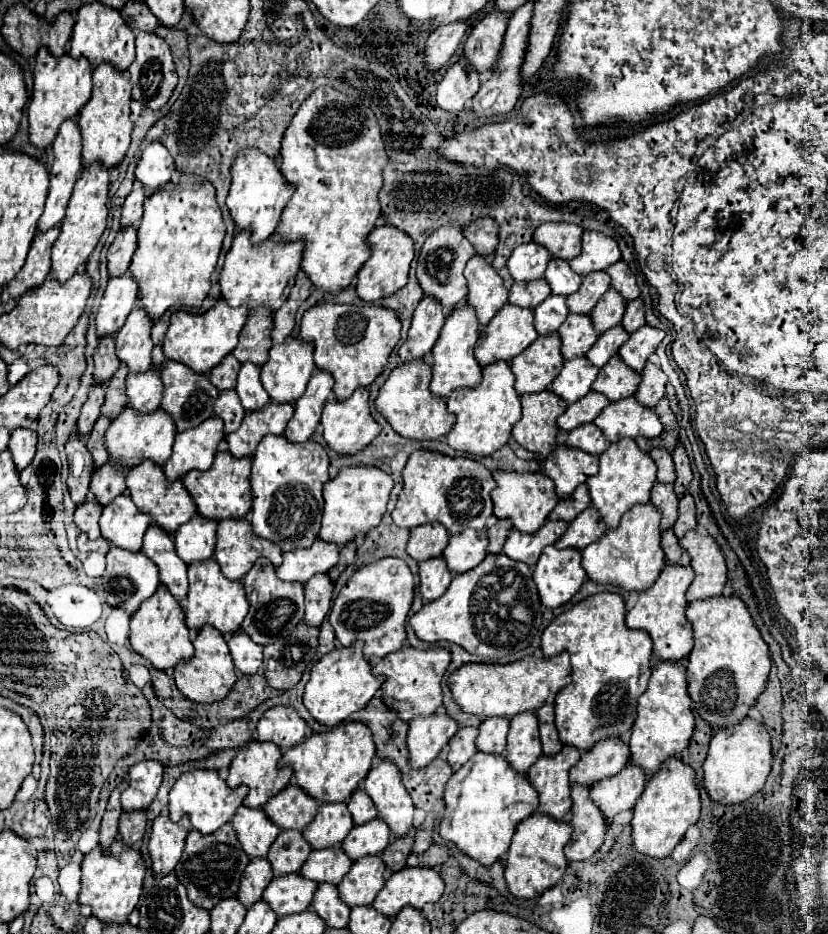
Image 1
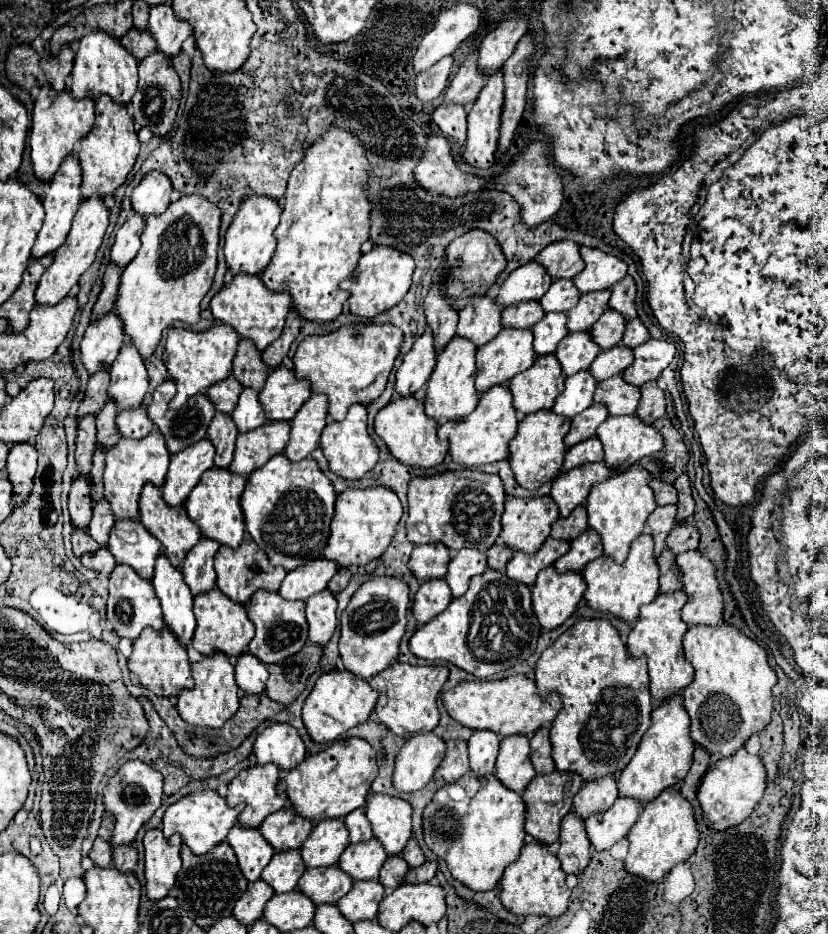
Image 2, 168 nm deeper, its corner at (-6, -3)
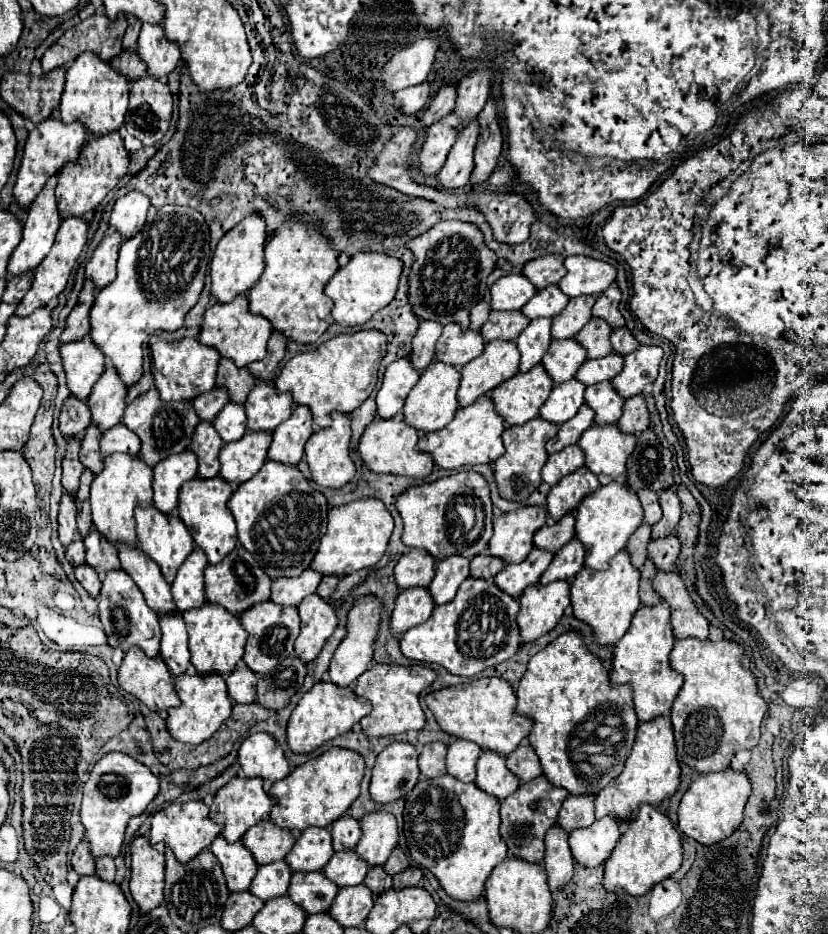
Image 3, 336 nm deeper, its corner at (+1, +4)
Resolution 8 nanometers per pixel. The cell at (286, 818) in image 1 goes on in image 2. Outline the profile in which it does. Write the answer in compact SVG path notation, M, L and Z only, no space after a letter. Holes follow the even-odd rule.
M283 808L263 820L259 832L263 838L273 846L275 852L283 850L297 850L301 848L303 840L309 836L313 824L295 816L293 808Z

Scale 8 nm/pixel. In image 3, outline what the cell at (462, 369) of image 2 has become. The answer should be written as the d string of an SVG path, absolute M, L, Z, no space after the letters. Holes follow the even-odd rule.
M432 361L420 375L420 381L410 391L404 405L404 419L418 431L430 433L446 427L458 409L458 387L460 387L460 369L442 361Z

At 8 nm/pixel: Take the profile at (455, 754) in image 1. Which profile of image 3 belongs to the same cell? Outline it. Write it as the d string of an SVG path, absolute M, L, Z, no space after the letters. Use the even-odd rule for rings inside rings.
M442 741L426 743L418 757L418 767L426 777L442 777L446 773L446 753L448 745Z

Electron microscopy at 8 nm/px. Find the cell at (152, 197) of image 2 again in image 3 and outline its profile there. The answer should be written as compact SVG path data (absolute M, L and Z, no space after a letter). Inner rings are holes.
M132 191L120 197L112 209L110 215L110 227L116 229L122 239L132 237L132 233L138 233L144 227L146 213L150 209L150 197L142 191Z

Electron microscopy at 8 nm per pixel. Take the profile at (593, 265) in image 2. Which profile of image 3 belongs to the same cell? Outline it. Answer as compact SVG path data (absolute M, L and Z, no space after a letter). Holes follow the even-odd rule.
M570 255L564 261L568 273L558 283L568 297L578 295L600 295L606 287L616 281L616 269L600 259L586 255Z

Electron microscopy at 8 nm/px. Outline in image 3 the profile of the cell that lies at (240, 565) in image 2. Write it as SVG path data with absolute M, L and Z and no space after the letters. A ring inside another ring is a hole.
M240 543L232 549L232 553L228 553L228 557L224 557L224 561L220 561L216 565L206 565L204 577L206 577L206 599L224 605L230 613L240 615L244 609L250 609L252 605L260 603L264 599L266 601L270 599L272 579L258 565L254 555L250 551L246 551Z

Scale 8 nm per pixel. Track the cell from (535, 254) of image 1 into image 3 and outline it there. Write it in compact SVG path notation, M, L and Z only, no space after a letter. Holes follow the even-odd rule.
M522 273L504 275L490 287L490 295L492 295L490 301L492 309L512 311L522 309L536 295L536 287Z

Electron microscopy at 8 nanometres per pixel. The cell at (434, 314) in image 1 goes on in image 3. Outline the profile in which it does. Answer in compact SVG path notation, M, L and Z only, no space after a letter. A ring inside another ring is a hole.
M400 357L398 361L390 363L386 367L382 387L378 391L376 403L378 403L378 415L380 417L394 417L402 411L404 401L412 387L418 383L418 369L412 365L412 357Z

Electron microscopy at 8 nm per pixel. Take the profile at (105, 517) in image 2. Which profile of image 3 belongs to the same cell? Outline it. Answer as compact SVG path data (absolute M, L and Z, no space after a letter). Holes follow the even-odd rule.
M90 529L90 531L92 533L88 533L88 537L84 537L86 561L92 563L100 575L104 575L108 569L120 567L114 545L98 529Z

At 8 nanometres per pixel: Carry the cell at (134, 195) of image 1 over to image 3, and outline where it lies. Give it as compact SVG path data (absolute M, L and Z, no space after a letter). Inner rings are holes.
M110 229L108 235L104 235L100 245L96 247L90 263L86 265L86 277L92 279L98 289L102 289L110 281L114 281L114 277L116 277L116 259L118 259L120 245L122 245L120 233L114 233Z

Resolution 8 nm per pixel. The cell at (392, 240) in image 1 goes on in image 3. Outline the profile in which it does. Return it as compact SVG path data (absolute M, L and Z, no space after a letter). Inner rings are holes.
M372 251L356 253L350 259L350 263L338 269L338 273L326 285L326 295L334 301L332 317L336 319L336 323L344 327L348 325L356 327L366 323L376 311L380 311L384 305L388 305L394 299L402 269L404 269L404 263L386 253L372 253Z

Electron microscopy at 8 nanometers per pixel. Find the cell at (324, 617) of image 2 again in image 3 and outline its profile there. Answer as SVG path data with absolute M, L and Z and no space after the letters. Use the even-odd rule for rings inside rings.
M316 593L308 595L298 605L298 613L302 619L302 625L300 625L302 629L296 639L294 649L296 649L296 655L308 663L320 653L326 639L334 633L338 619L334 615L332 605L320 599Z

